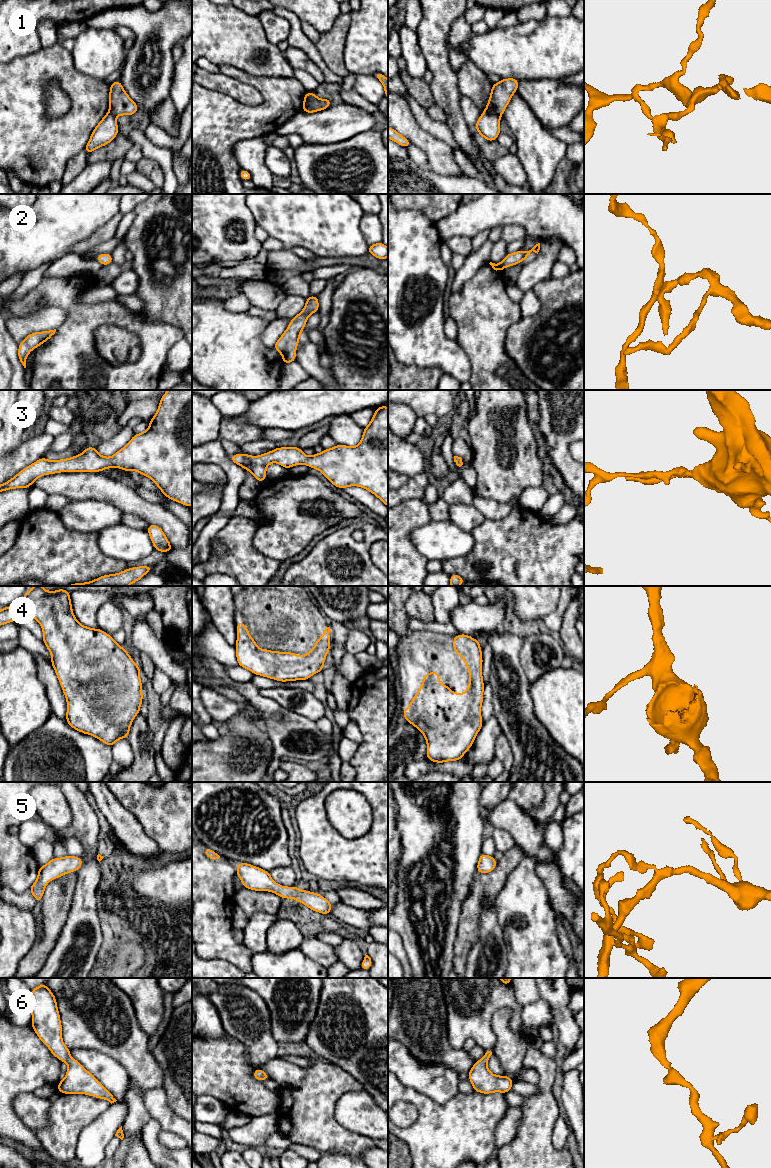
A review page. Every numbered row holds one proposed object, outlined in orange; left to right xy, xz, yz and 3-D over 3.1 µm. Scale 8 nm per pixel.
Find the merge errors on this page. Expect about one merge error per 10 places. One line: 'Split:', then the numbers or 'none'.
Split: 1

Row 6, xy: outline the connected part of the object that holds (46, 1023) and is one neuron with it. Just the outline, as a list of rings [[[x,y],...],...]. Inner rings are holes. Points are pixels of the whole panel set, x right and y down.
[[[45,985],[31,989],[28,1007],[32,1012],[31,1026],[39,1039],[61,1062],[68,1064],[65,1078],[57,1084],[58,1092],[65,1094],[87,1094],[106,1099],[111,1104],[117,1100],[90,1072],[72,1058],[70,1049],[62,1041],[62,1024],[56,997]]]

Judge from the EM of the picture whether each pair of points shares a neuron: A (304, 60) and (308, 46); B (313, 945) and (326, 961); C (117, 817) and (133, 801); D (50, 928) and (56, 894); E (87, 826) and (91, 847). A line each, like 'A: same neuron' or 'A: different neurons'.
A: different neurons
B: same neuron
C: different neurons
D: same neuron
E: same neuron

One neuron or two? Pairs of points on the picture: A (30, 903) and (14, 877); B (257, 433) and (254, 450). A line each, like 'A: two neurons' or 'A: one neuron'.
A: two neurons
B: two neurons

